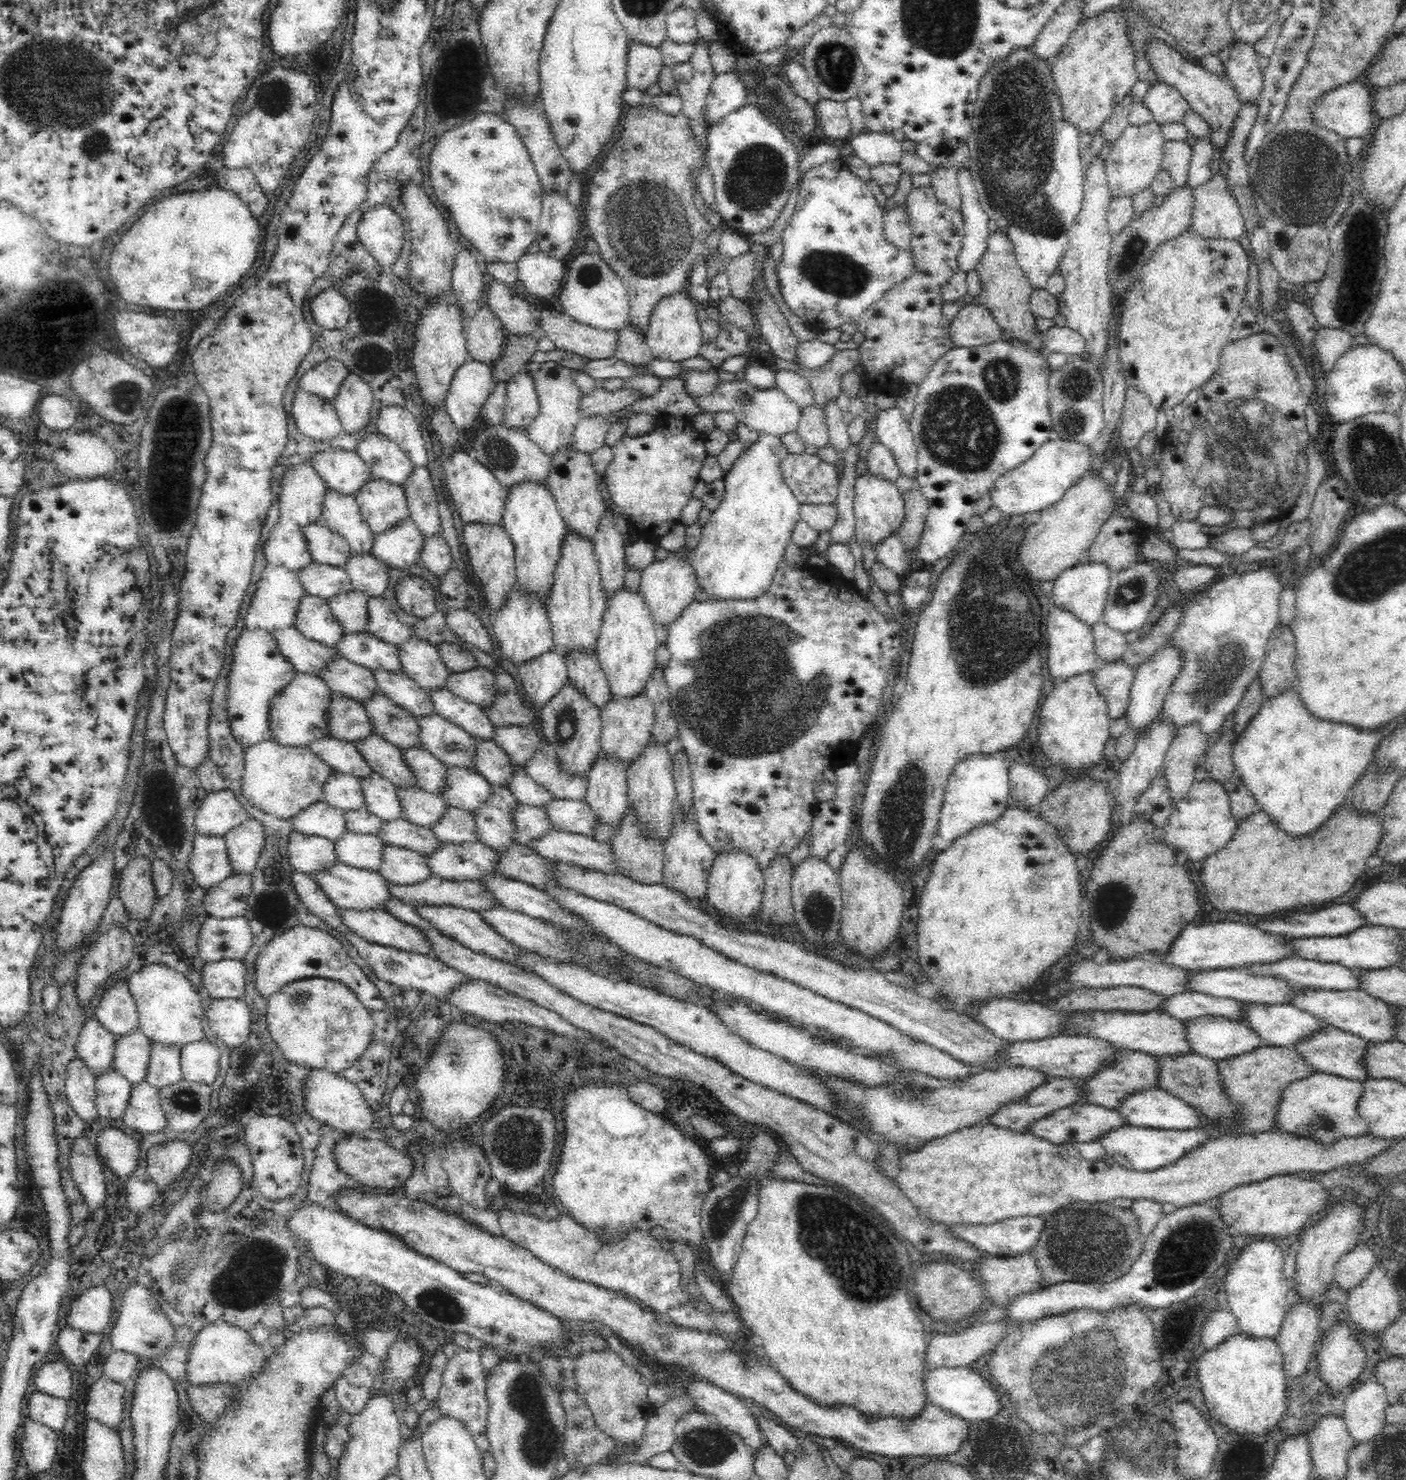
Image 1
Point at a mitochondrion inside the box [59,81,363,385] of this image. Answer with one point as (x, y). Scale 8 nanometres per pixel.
(97, 142)

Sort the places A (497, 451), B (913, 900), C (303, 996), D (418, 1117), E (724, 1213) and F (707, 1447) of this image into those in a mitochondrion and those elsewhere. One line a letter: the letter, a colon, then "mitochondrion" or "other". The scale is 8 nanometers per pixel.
A: mitochondrion
B: other
C: mitochondrion
D: other
E: mitochondrion
F: mitochondrion

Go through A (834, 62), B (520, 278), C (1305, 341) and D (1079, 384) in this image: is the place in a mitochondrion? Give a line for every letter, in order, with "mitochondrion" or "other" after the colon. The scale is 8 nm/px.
A: mitochondrion
B: other
C: other
D: mitochondrion

